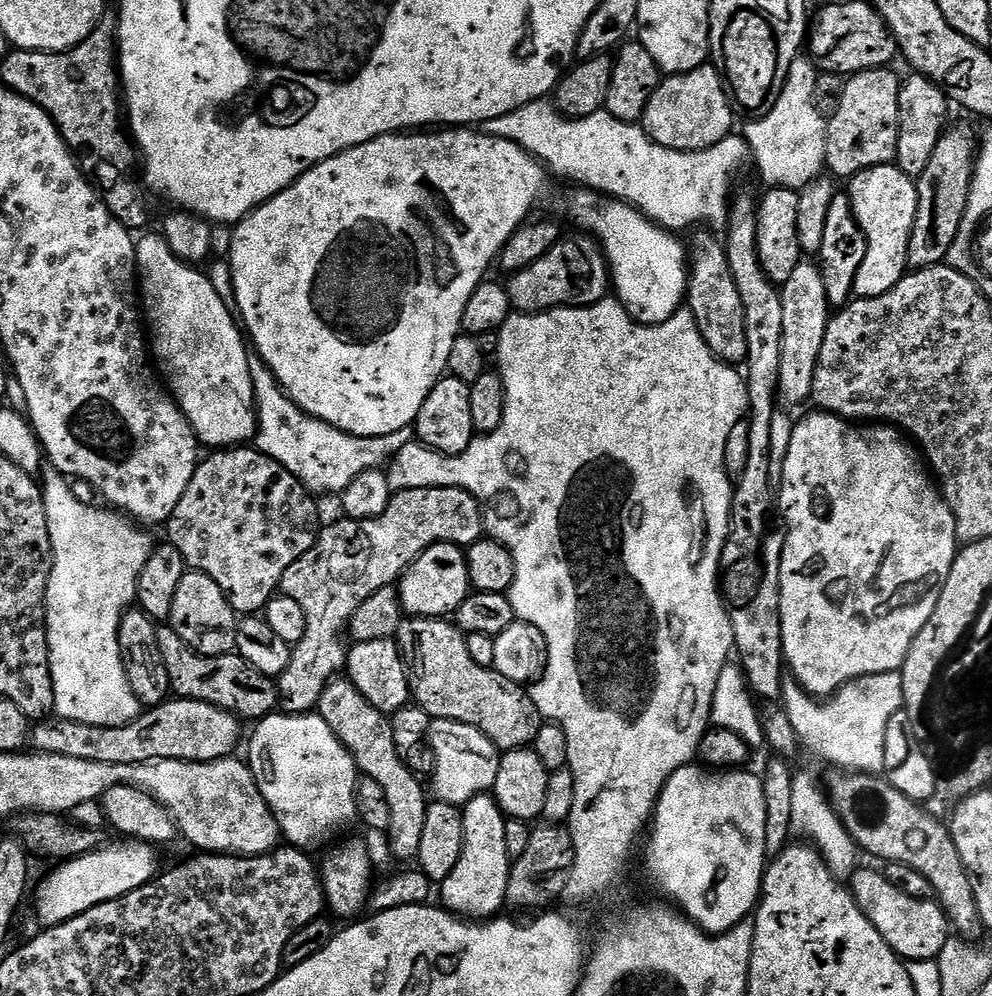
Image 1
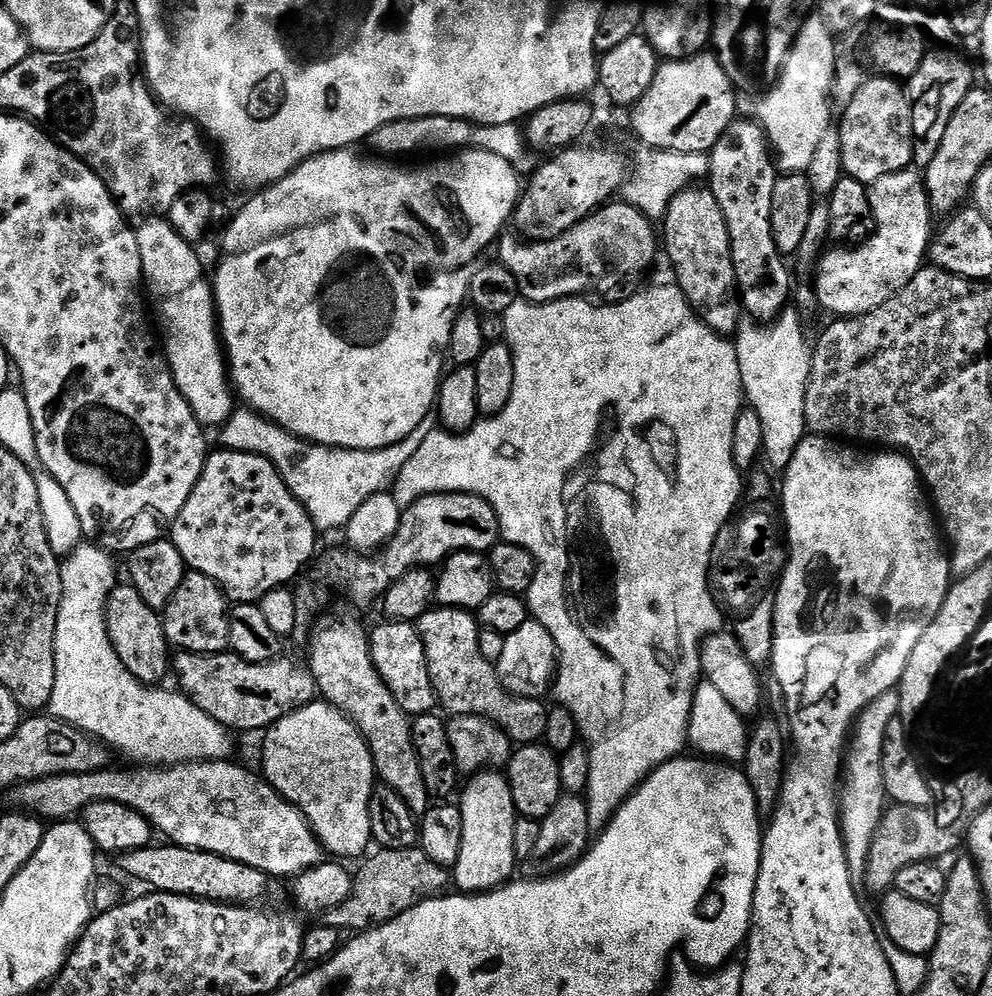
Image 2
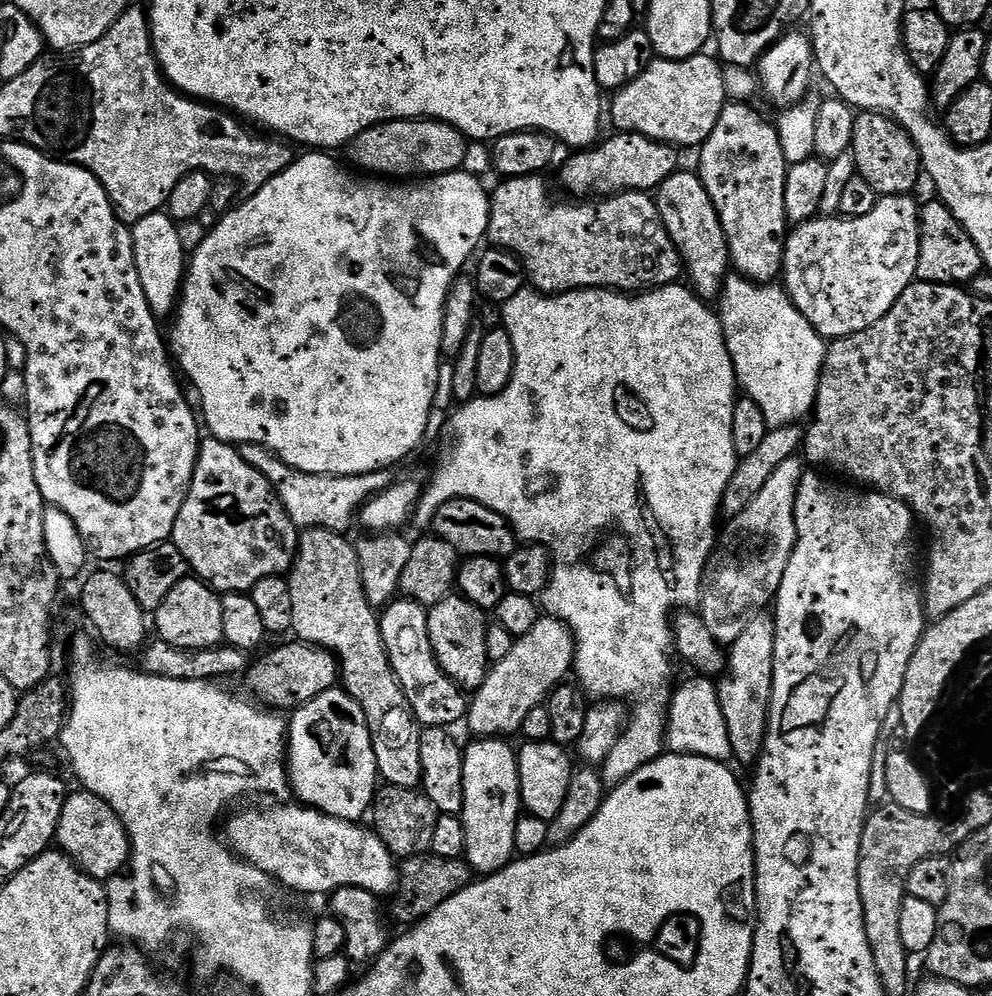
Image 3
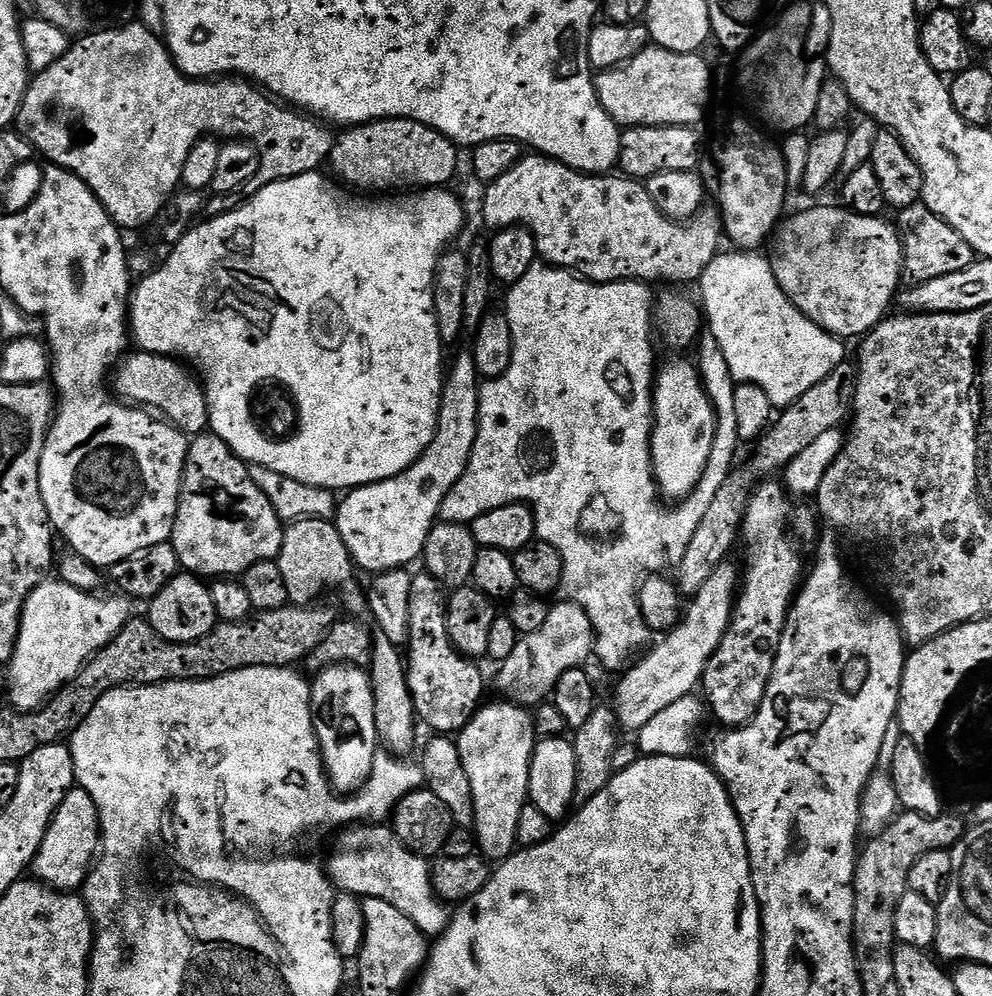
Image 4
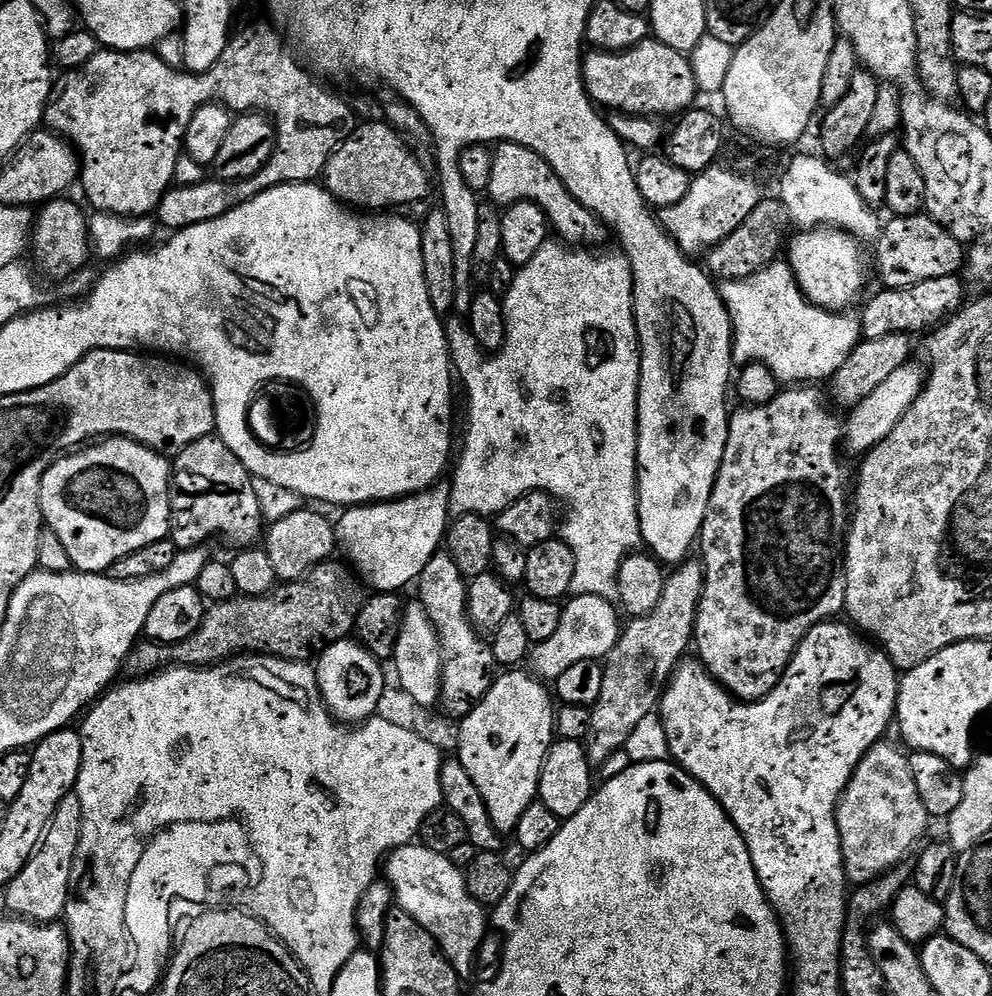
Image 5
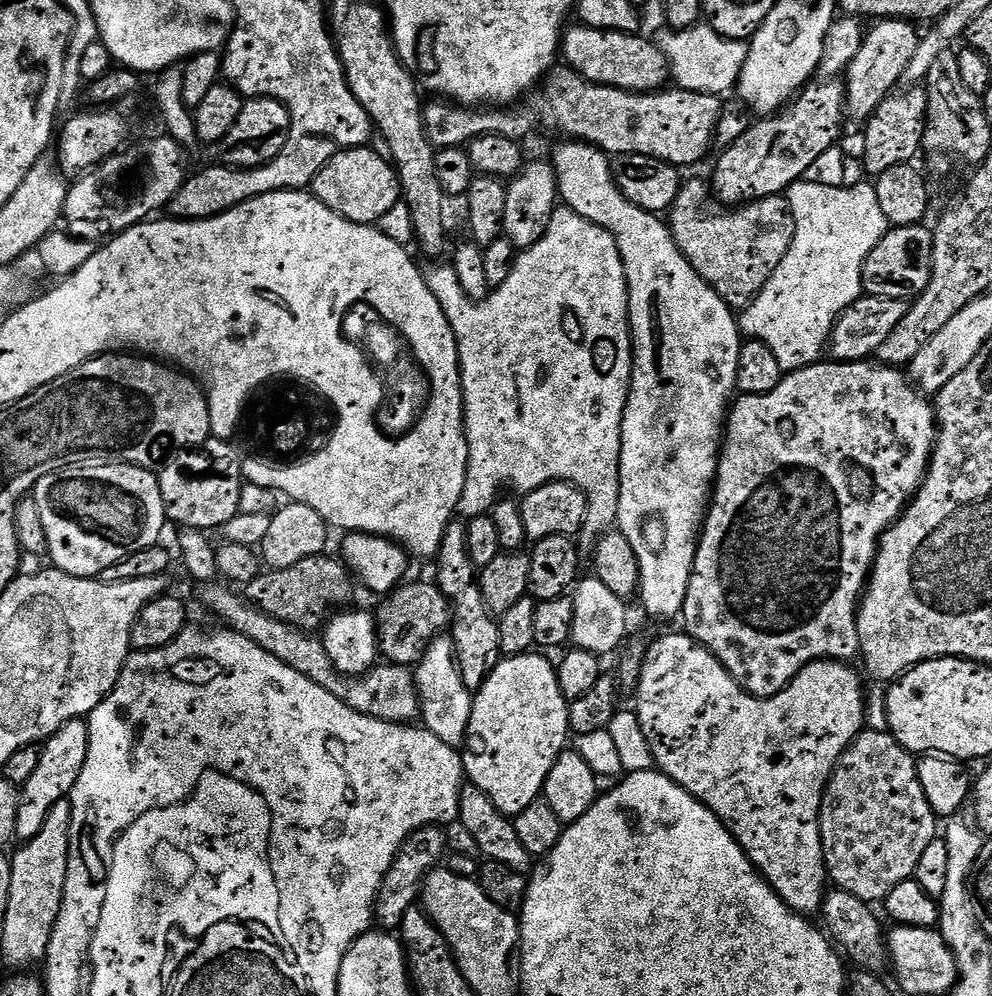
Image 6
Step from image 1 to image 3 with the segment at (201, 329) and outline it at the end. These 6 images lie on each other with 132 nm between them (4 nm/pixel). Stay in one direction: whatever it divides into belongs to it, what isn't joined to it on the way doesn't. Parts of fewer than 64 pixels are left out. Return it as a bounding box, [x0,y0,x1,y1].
[131,210,186,318]

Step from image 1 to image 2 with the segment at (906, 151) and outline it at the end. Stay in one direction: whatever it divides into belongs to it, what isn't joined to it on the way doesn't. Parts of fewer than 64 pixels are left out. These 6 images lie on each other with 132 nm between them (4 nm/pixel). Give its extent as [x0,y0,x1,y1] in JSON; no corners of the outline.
[906,50,974,170]

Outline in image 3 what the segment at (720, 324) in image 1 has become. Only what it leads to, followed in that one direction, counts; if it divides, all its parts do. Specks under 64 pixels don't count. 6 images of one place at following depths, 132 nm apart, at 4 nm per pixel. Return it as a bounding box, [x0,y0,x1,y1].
[654,170,730,302]

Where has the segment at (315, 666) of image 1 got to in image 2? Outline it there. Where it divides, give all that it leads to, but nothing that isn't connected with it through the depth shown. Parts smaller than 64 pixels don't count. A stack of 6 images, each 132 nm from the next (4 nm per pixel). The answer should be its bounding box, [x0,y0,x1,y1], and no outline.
[295,492,501,618]

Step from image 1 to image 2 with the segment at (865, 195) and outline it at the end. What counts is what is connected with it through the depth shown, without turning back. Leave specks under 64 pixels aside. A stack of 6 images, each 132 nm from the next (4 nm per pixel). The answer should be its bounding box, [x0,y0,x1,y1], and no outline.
[814,170,934,318]

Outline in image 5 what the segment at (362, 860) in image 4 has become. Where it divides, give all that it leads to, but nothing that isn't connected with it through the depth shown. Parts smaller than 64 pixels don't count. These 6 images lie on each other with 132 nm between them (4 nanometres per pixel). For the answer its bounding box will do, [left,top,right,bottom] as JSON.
[382,842,490,978]

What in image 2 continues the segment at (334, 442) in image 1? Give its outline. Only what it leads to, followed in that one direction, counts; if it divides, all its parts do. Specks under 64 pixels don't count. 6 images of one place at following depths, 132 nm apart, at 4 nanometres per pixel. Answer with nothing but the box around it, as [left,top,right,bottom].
[219,411,438,533]

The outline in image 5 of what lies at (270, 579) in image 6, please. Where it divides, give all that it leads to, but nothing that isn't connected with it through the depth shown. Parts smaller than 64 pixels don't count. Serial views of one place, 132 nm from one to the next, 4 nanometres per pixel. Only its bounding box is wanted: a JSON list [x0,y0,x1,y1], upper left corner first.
[123,562,366,678]

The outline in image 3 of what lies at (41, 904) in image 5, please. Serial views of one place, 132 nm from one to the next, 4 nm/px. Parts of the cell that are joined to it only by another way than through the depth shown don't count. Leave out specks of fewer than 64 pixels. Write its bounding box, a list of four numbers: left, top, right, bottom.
[55,790,130,882]

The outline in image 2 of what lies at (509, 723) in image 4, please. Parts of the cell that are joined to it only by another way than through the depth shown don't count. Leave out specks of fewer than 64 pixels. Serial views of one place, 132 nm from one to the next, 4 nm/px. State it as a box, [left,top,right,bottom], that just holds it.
[454,770,518,894]

